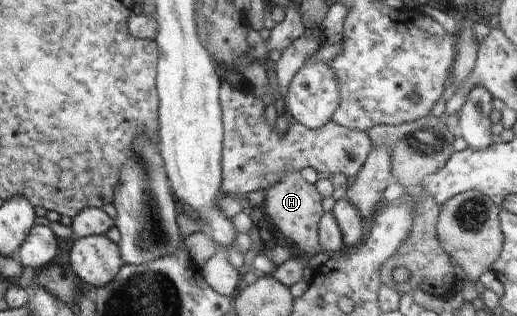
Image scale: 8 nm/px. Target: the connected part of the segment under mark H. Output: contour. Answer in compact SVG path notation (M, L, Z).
M289 171L275 185L269 185L261 191L265 197L263 203L266 216L287 239L291 239L295 245L299 245L303 251L313 256L323 251L320 237L317 237L317 223L320 223L321 217L324 217L324 207L321 207L321 201L324 199L315 185L307 183L301 177L301 171Z

